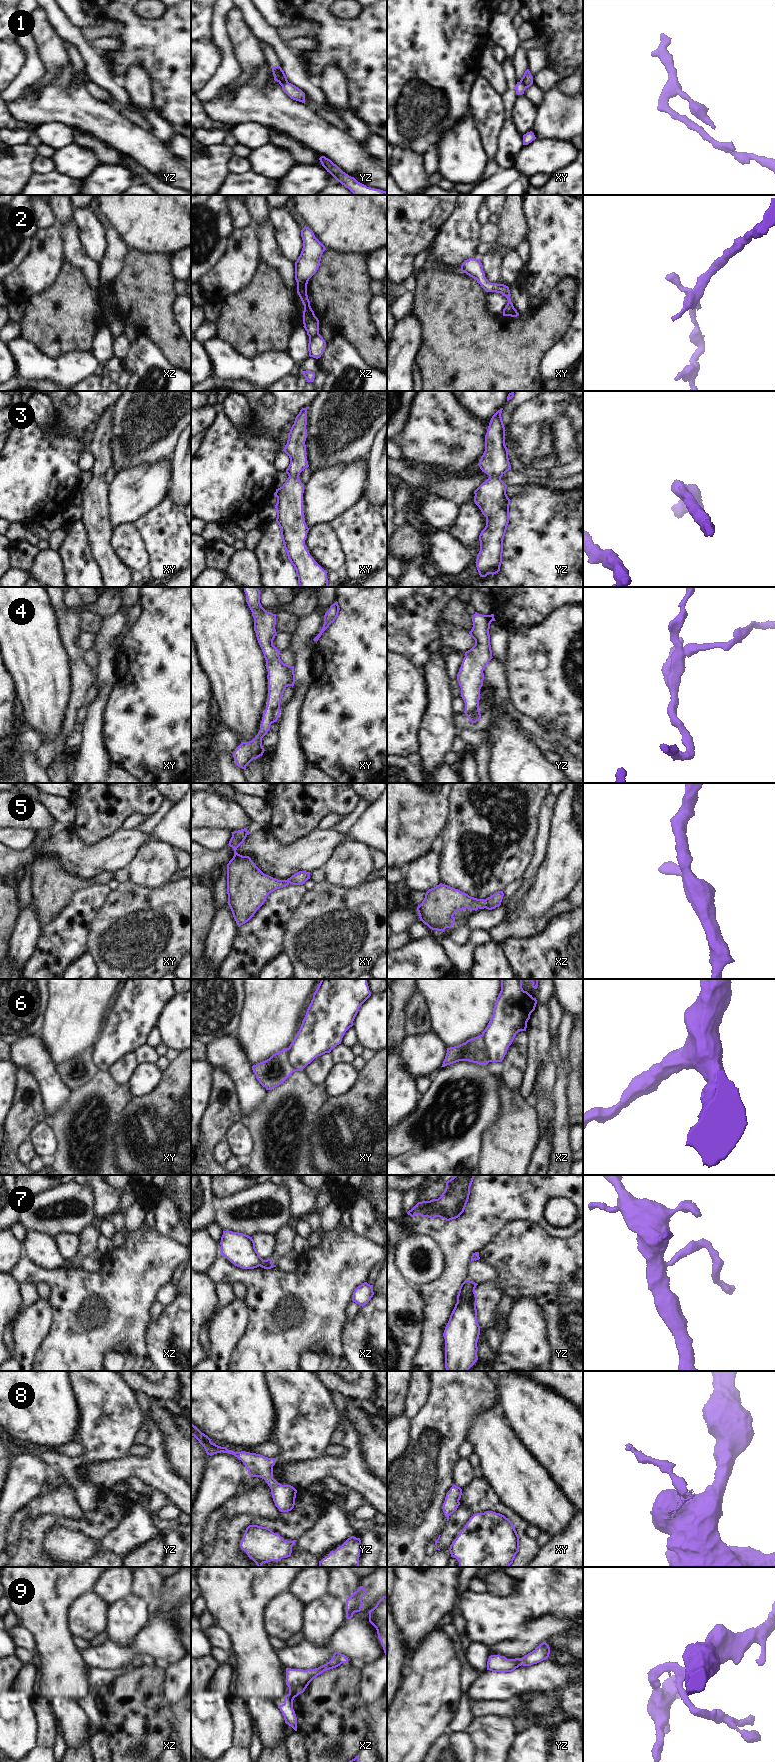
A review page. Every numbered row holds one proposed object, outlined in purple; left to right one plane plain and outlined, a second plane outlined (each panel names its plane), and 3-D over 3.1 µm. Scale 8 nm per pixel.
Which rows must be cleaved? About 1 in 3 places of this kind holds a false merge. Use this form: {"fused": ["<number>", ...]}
{"fused": ["1", "2", "6", "8"]}

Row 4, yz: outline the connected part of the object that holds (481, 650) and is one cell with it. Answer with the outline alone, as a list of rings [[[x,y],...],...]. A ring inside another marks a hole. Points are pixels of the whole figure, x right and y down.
[[[475,612],[472,615],[473,627],[469,634],[475,640],[475,645],[465,652],[457,674],[461,697],[465,703],[464,713],[472,723],[481,719],[479,700],[484,680],[483,670],[493,658],[489,635],[492,621],[496,621],[494,614],[482,615]]]

